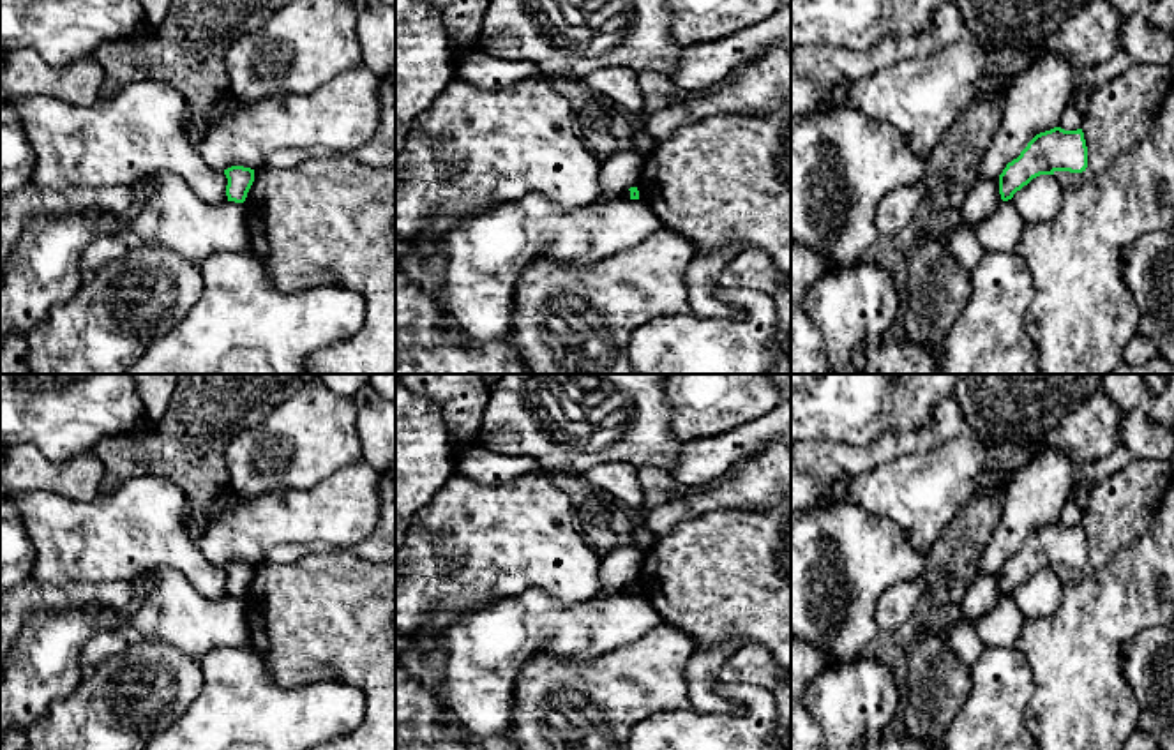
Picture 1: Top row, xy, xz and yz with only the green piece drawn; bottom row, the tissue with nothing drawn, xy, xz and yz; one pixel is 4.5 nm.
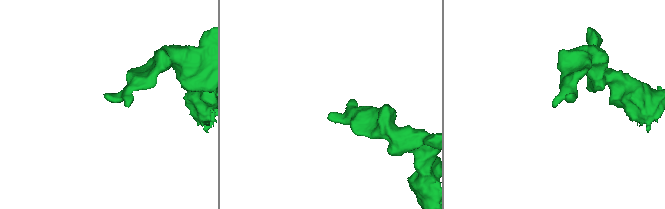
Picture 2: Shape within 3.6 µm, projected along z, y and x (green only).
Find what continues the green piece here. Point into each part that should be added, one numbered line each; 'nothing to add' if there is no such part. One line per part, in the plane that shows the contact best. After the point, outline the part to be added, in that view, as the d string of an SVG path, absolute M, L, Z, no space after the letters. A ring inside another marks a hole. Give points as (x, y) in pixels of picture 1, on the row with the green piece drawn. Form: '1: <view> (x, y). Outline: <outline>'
nothing to add

